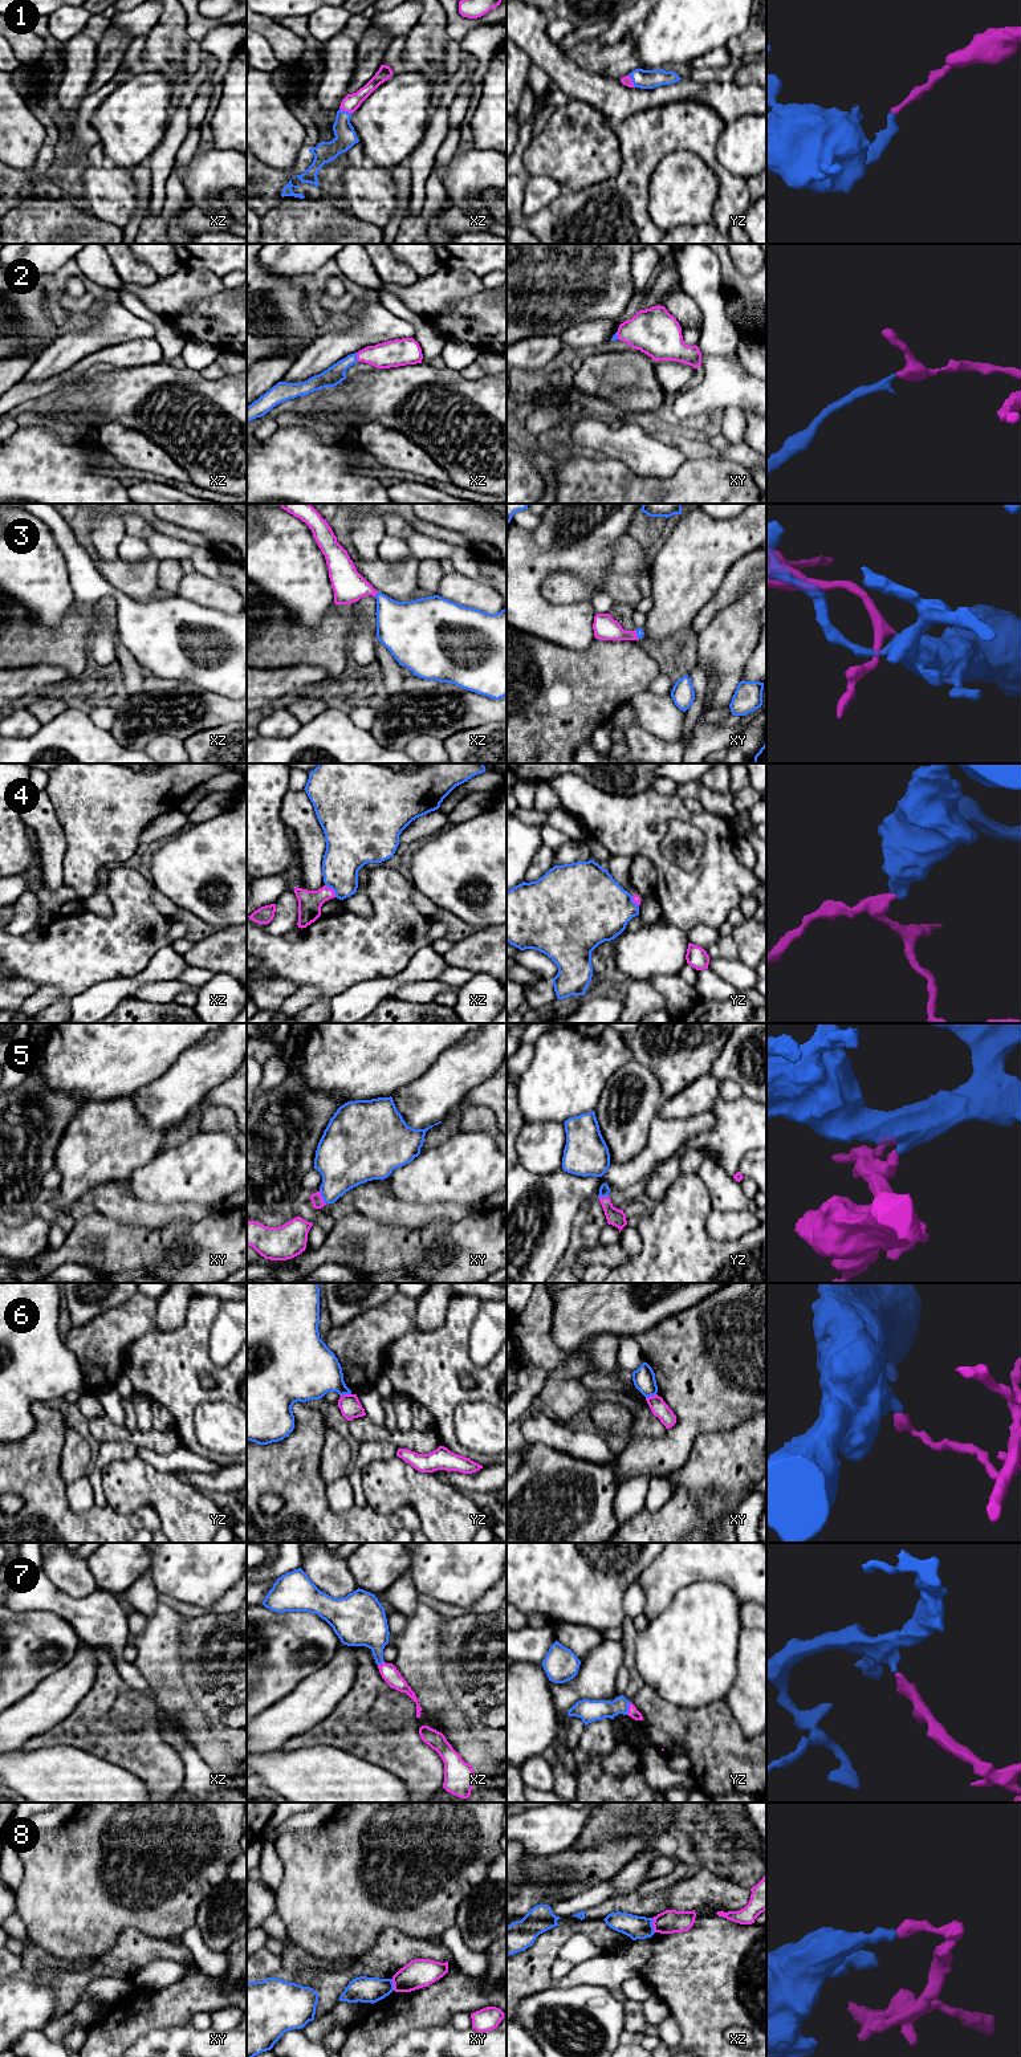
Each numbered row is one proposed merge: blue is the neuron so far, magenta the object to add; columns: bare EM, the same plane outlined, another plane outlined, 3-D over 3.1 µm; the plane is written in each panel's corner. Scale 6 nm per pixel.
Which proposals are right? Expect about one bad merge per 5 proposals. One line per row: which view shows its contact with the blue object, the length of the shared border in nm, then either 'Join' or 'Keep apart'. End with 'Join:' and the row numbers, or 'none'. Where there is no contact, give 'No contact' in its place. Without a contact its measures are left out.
1: Touches blue in xz. Shared border 90 nm. Join
2: Touches blue in xz. Shared border 60 nm. Join
3: Touches blue in xz. Shared border 40 nm. Join
4: Touches blue in xz. Shared border 100 nm. Keep apart
5: Touches blue in xy. Shared border 90 nm. Join
6: Touches blue in yz. Shared border 70 nm. Keep apart
7: Touches blue in yz. Shared border 80 nm. Join
8: Touches blue in xz. Shared border 90 nm. Keep apart
Join: 1, 2, 3, 5, 7

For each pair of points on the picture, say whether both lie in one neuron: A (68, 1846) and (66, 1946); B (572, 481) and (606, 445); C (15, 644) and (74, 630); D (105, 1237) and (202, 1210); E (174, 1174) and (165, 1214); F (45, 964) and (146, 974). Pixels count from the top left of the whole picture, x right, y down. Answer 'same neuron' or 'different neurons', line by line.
A: same neuron
B: different neurons
C: same neuron
D: different neurons
E: different neurons
F: different neurons

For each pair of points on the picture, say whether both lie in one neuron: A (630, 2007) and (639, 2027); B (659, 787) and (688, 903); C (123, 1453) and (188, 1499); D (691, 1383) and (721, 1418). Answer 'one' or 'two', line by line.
A: one
B: two
C: two
D: one

